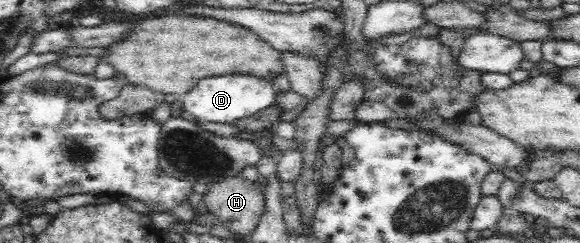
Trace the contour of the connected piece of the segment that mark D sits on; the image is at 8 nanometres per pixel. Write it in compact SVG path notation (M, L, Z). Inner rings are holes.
M224 74L199 79L197 84L178 97L184 110L203 122L231 124L237 119L248 118L257 111L264 110L274 101L276 92L273 83L252 74Z

